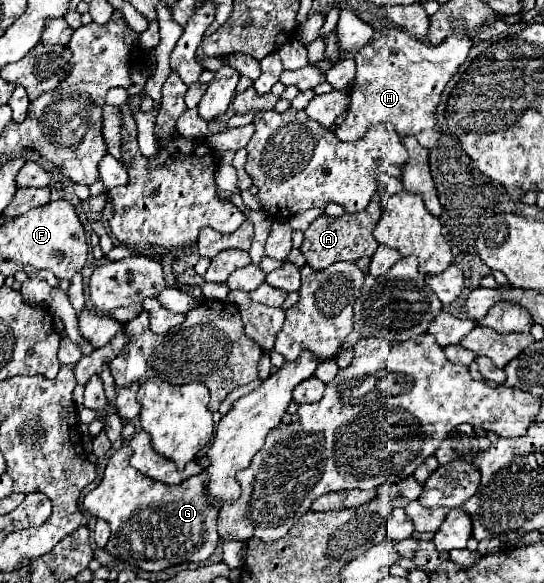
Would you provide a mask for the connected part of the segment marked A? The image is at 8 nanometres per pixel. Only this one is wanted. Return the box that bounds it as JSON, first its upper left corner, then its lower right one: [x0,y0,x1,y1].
[299,195,381,269]

